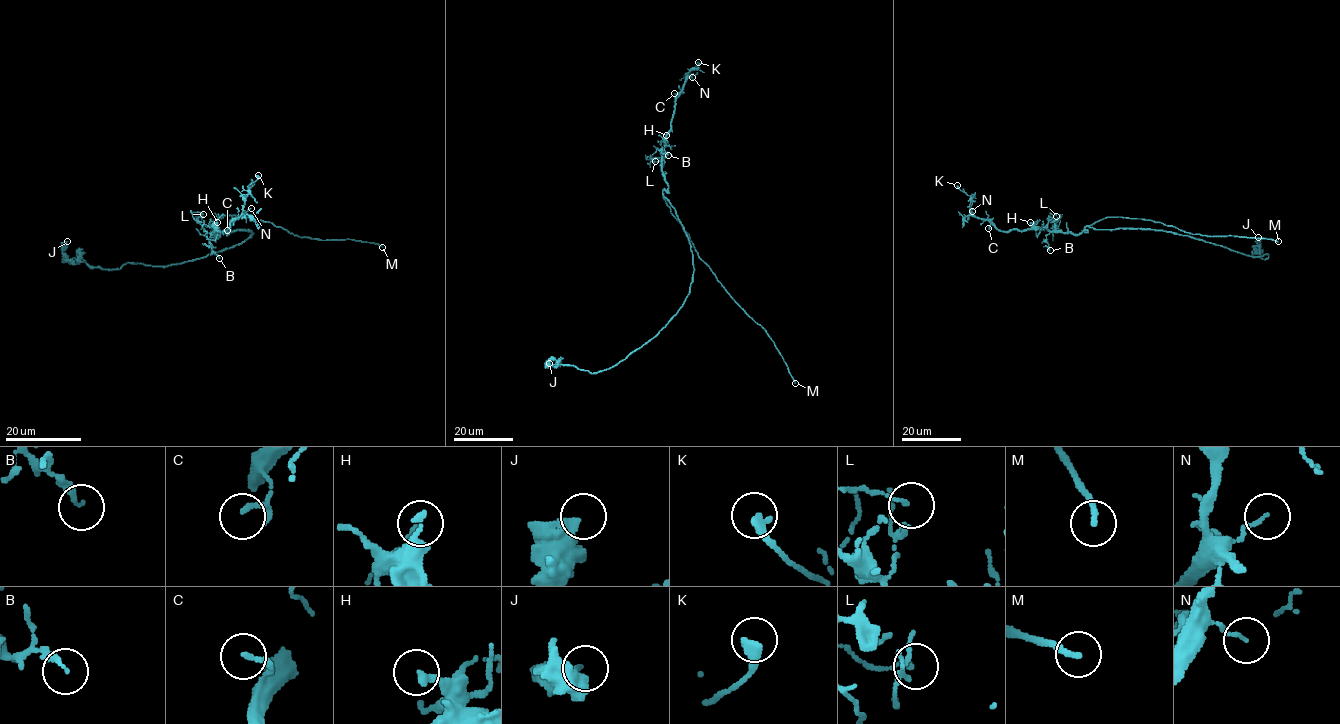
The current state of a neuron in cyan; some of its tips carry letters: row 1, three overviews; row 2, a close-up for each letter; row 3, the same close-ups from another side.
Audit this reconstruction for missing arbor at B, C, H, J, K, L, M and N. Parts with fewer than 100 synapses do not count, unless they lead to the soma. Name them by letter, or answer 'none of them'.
M

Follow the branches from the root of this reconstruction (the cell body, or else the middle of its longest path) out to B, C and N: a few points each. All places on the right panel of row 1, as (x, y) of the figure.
B: (1118, 228), (1087, 226), (1087, 232), (1077, 234), (1050, 232), (1046, 236), (1050, 250)
C: (1118, 228), (1087, 226), (1087, 232), (1077, 234), (1050, 232), (1045, 228), (999, 231), (991, 224), (988, 228)
N: (1118, 228), (1087, 226), (1087, 232), (1077, 234), (1045, 228), (999, 231), (972, 211)

